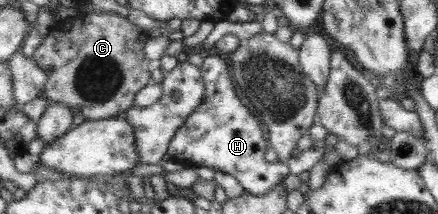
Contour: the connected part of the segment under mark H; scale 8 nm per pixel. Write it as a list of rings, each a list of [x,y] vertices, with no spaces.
[[[228,55],[206,56],[199,67],[206,85],[203,102],[188,117],[169,143],[169,155],[174,160],[192,166],[214,167],[232,175],[242,189],[252,195],[262,195],[289,173],[285,163],[264,161],[264,131],[256,116],[250,115],[238,96]]]

